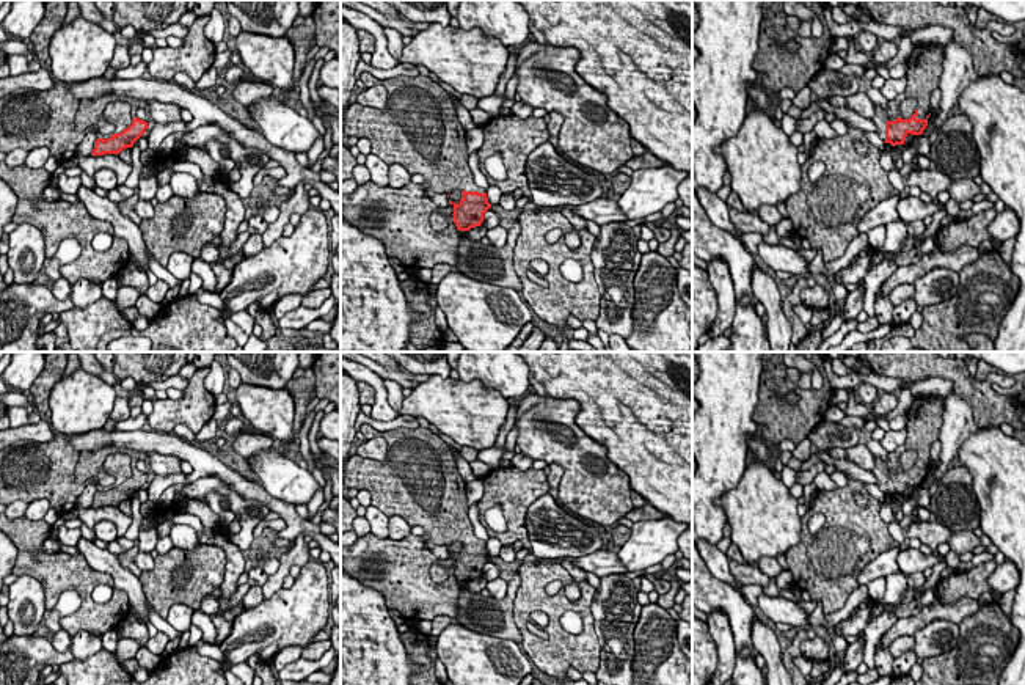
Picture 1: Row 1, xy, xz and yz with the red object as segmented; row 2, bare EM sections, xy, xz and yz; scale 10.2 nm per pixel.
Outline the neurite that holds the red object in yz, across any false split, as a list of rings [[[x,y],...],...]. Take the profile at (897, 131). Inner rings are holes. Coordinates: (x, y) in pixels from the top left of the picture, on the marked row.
[[[926,42],[915,46],[906,60],[907,86],[896,99],[888,101],[885,108],[874,105],[871,118],[877,127],[877,135],[892,146],[904,145],[909,134],[921,135],[928,126],[931,93],[939,88],[943,71],[943,46]],[[914,97],[918,108],[909,119],[899,118],[899,104]]]

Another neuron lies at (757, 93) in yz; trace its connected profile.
[[[755,82],[747,86],[747,97],[753,102],[753,108],[758,108],[761,112],[771,112],[772,99],[768,96],[768,91],[757,85]]]

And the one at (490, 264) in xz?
[[[516,220],[509,231],[505,245],[501,248],[471,240],[468,231],[458,231],[458,258],[452,272],[488,284],[512,288],[521,294],[521,281],[513,269],[513,248],[520,231],[521,226]]]

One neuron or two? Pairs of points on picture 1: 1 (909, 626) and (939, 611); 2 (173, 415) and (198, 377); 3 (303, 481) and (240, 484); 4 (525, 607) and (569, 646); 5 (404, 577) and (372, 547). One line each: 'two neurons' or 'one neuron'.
1: one neuron
2: one neuron
3: two neurons
4: one neuron
5: one neuron

